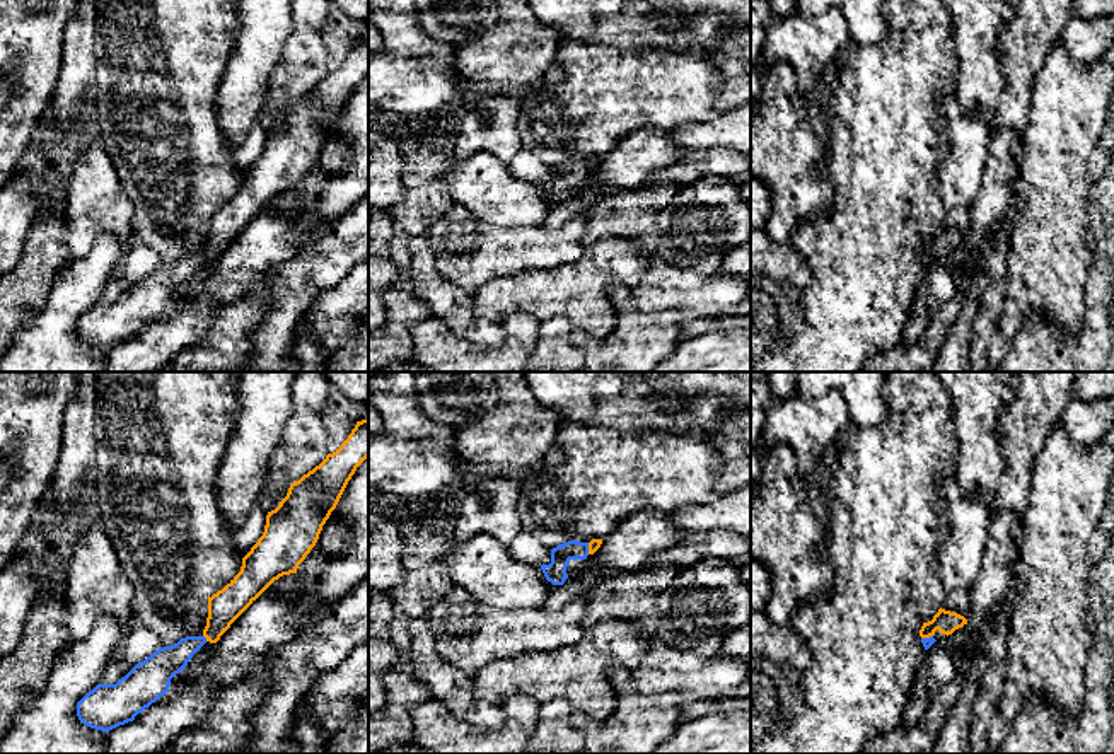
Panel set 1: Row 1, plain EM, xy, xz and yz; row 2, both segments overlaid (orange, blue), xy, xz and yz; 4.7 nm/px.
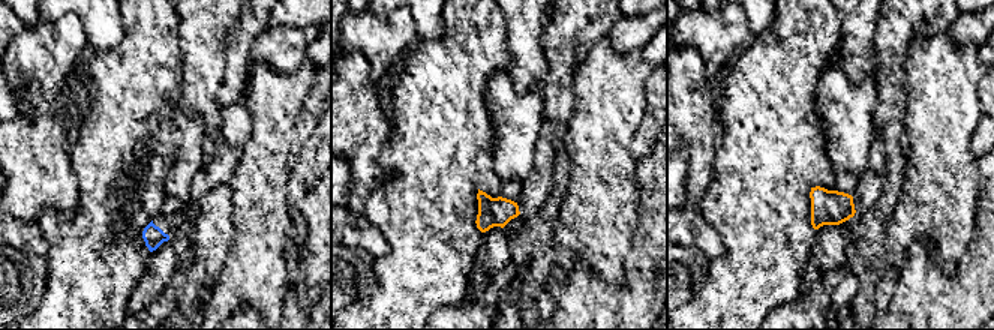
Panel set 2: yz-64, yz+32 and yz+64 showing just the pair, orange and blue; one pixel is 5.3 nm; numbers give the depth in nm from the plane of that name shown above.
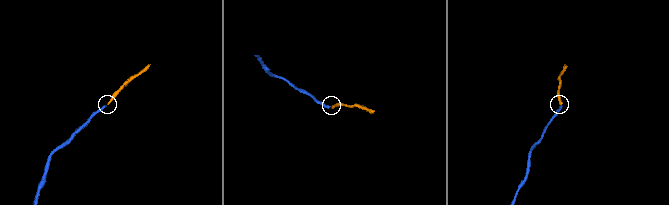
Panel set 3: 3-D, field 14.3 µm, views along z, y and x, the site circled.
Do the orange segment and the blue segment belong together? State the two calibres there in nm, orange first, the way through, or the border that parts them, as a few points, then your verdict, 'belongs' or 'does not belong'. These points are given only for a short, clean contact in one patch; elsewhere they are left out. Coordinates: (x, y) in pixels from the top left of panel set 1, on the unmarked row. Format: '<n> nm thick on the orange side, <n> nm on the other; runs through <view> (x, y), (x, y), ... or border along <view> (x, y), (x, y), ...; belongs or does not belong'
160 nm thick on the orange side, 150 nm on the other; runs through xy (226, 224), (217, 243), (205, 255), (166, 280); belongs

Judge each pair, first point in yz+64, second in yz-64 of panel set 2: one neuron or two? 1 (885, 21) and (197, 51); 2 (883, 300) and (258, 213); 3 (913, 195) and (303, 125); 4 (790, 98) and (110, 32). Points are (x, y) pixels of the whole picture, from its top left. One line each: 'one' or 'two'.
1: two
2: one
3: two
4: two

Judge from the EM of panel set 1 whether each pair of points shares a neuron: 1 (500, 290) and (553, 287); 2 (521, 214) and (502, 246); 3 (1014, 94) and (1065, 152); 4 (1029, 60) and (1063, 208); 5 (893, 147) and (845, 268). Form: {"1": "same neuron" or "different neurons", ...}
{"1": "same neuron", "2": "different neurons", "3": "different neurons", "4": "different neurons", "5": "same neuron"}

